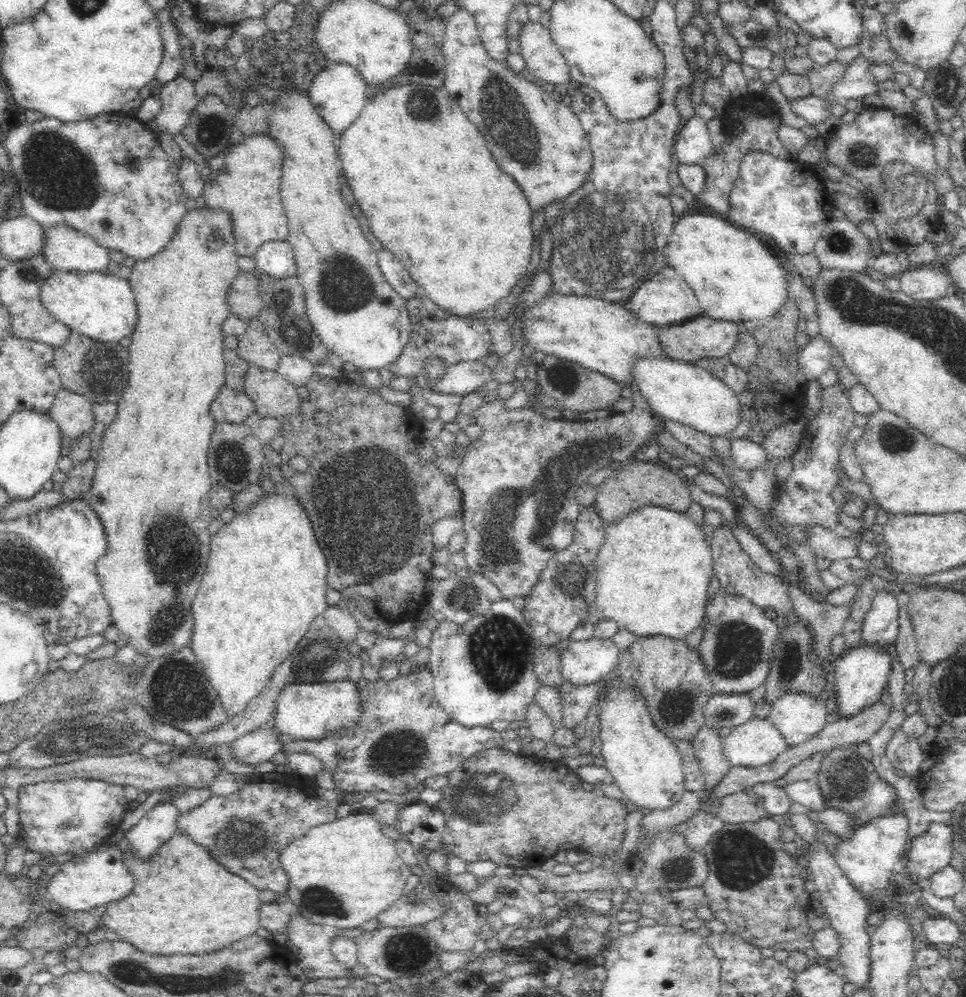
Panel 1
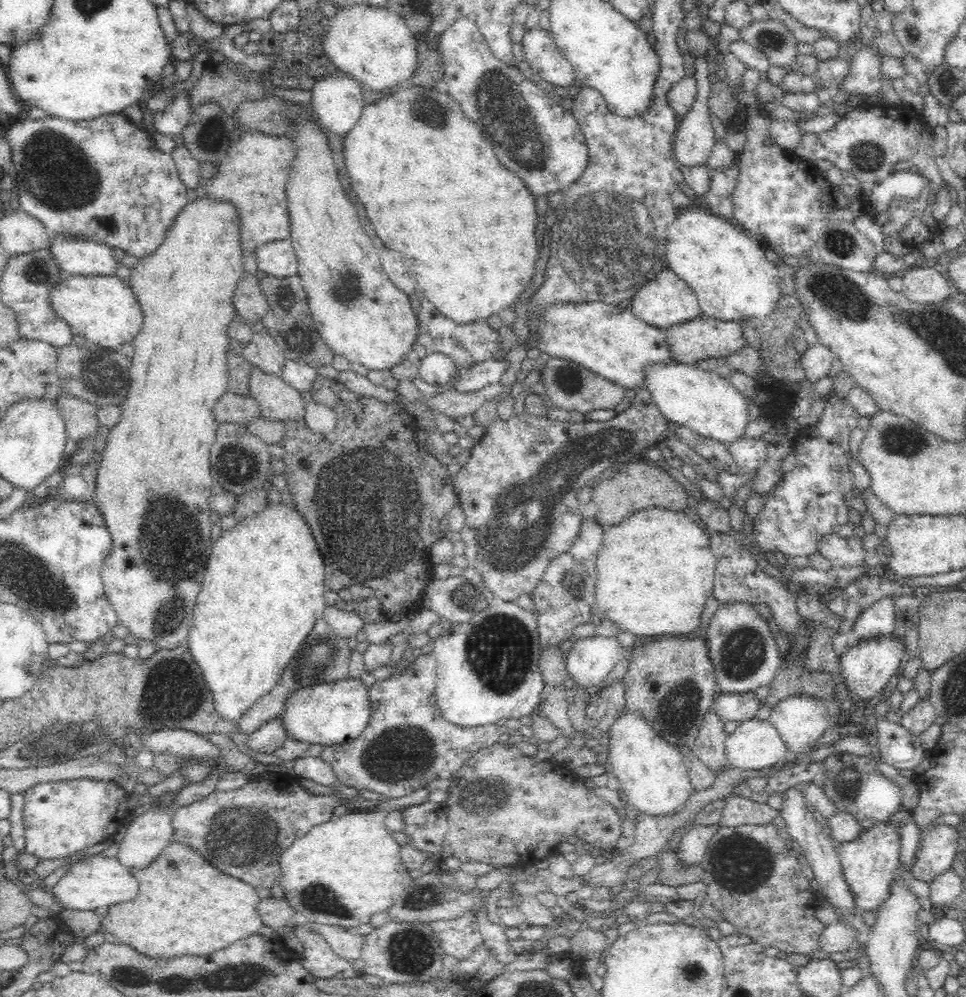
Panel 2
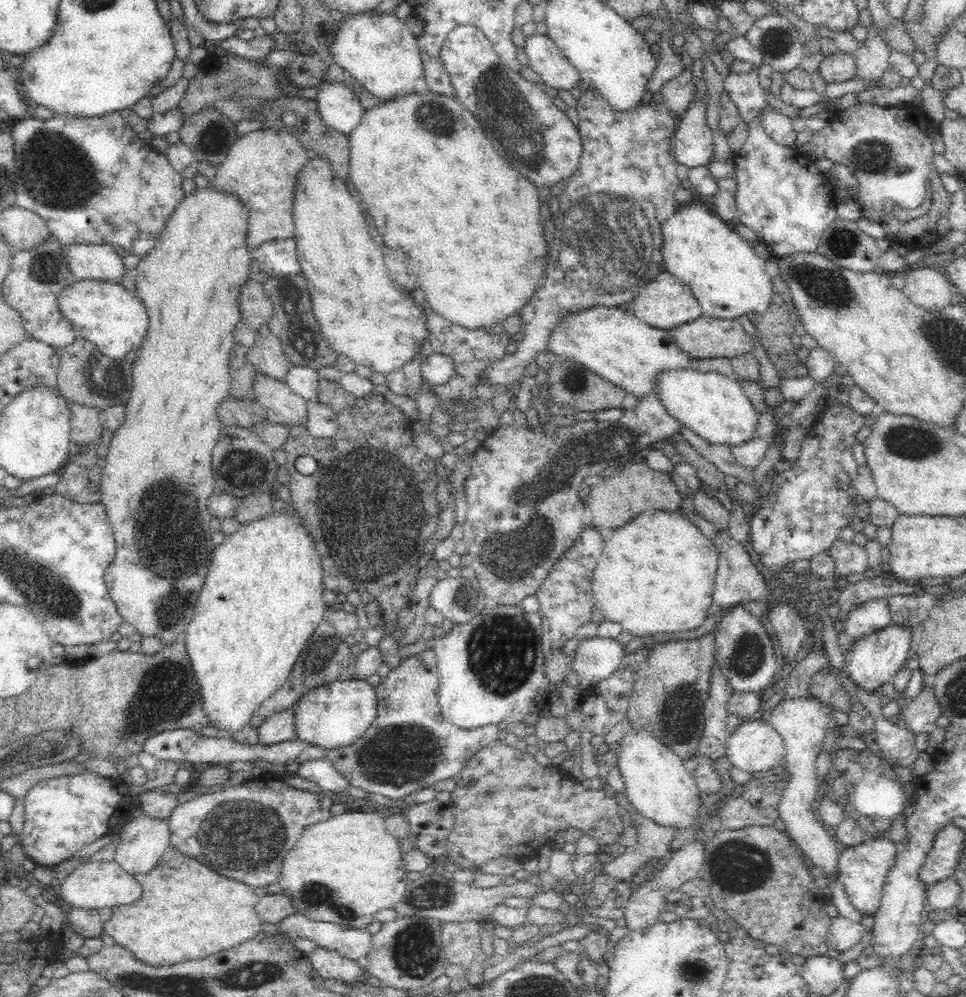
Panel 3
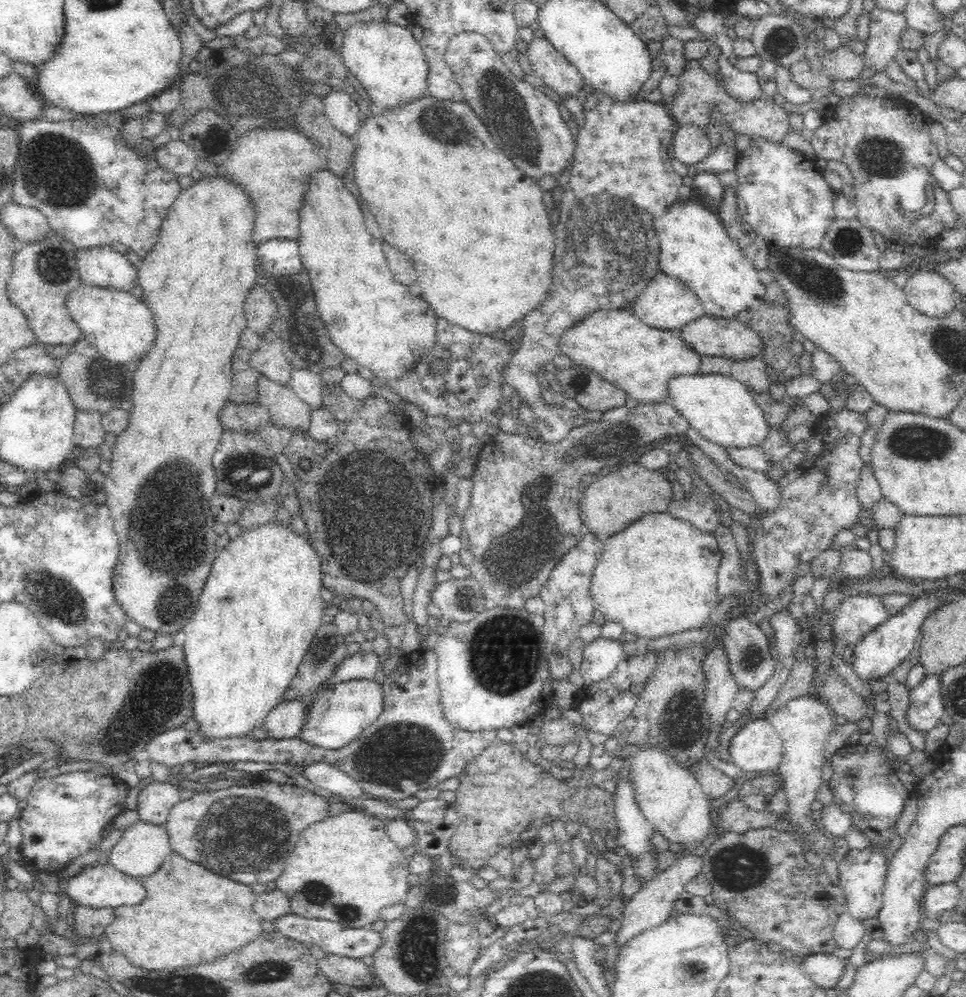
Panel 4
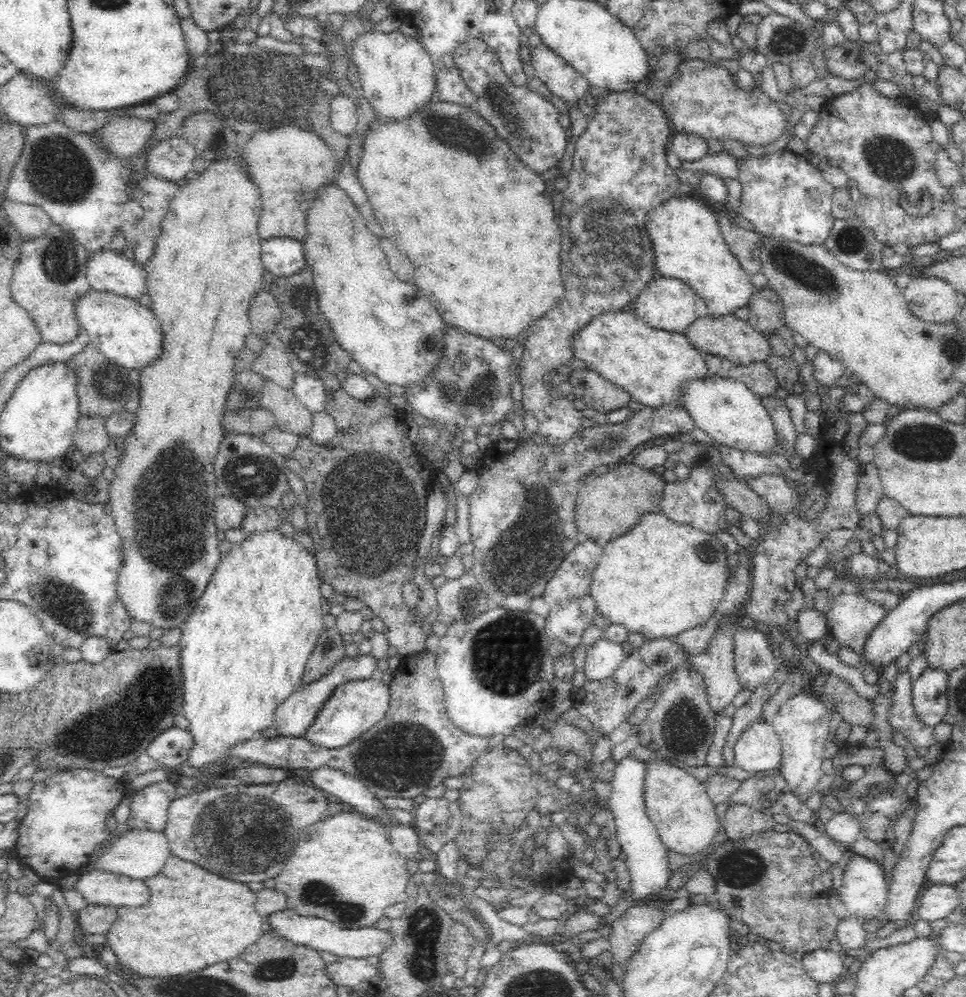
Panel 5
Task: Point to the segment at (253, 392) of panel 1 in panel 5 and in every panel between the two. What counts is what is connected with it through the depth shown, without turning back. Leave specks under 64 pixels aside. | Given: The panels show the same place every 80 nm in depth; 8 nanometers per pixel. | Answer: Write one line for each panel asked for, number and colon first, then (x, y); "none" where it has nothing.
2: (277, 400)
3: (282, 406)
4: (286, 409)
5: (292, 416)

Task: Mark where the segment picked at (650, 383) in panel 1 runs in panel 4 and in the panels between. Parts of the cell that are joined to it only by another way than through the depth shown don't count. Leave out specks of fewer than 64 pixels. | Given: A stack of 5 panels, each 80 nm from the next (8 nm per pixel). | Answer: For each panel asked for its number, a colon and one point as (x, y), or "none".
2: (706, 403)
3: (714, 406)
4: (721, 409)

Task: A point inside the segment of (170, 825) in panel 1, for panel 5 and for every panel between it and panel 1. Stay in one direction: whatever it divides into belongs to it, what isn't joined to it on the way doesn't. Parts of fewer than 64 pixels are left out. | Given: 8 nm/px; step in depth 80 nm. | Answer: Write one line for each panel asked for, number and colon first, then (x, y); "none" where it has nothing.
2: (146, 836)
3: (143, 841)
4: (144, 846)
5: (140, 853)

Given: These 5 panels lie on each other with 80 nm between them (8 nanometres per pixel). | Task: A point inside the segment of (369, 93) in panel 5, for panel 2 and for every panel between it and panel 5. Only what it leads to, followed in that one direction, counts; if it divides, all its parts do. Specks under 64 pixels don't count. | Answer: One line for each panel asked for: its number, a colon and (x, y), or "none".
2: (373, 43)
3: (378, 50)
4: (386, 59)

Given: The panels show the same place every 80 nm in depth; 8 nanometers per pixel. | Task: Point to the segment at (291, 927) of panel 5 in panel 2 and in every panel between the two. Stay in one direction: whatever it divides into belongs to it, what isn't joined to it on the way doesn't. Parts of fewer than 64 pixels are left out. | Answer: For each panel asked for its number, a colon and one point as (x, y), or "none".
2: (346, 944)
3: (351, 943)
4: (330, 937)

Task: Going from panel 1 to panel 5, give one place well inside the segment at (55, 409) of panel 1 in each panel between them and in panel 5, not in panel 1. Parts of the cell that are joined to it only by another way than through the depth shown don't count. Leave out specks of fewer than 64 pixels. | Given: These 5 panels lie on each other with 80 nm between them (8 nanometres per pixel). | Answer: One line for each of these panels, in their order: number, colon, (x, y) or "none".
2: (79, 415)
3: (85, 427)
4: (88, 431)
5: (90, 435)

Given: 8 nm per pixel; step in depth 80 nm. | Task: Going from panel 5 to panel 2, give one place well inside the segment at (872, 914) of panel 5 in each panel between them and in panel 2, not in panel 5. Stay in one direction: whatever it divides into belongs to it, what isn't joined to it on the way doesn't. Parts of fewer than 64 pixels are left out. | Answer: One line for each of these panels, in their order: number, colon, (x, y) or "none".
2: (869, 864)
3: (863, 870)
4: (862, 872)

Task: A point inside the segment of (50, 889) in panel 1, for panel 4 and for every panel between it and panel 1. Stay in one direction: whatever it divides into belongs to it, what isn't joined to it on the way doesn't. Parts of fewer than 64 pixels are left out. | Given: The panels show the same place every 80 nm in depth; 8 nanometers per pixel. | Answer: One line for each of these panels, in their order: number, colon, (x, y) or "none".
2: (98, 881)
3: (95, 885)
4: (98, 885)

